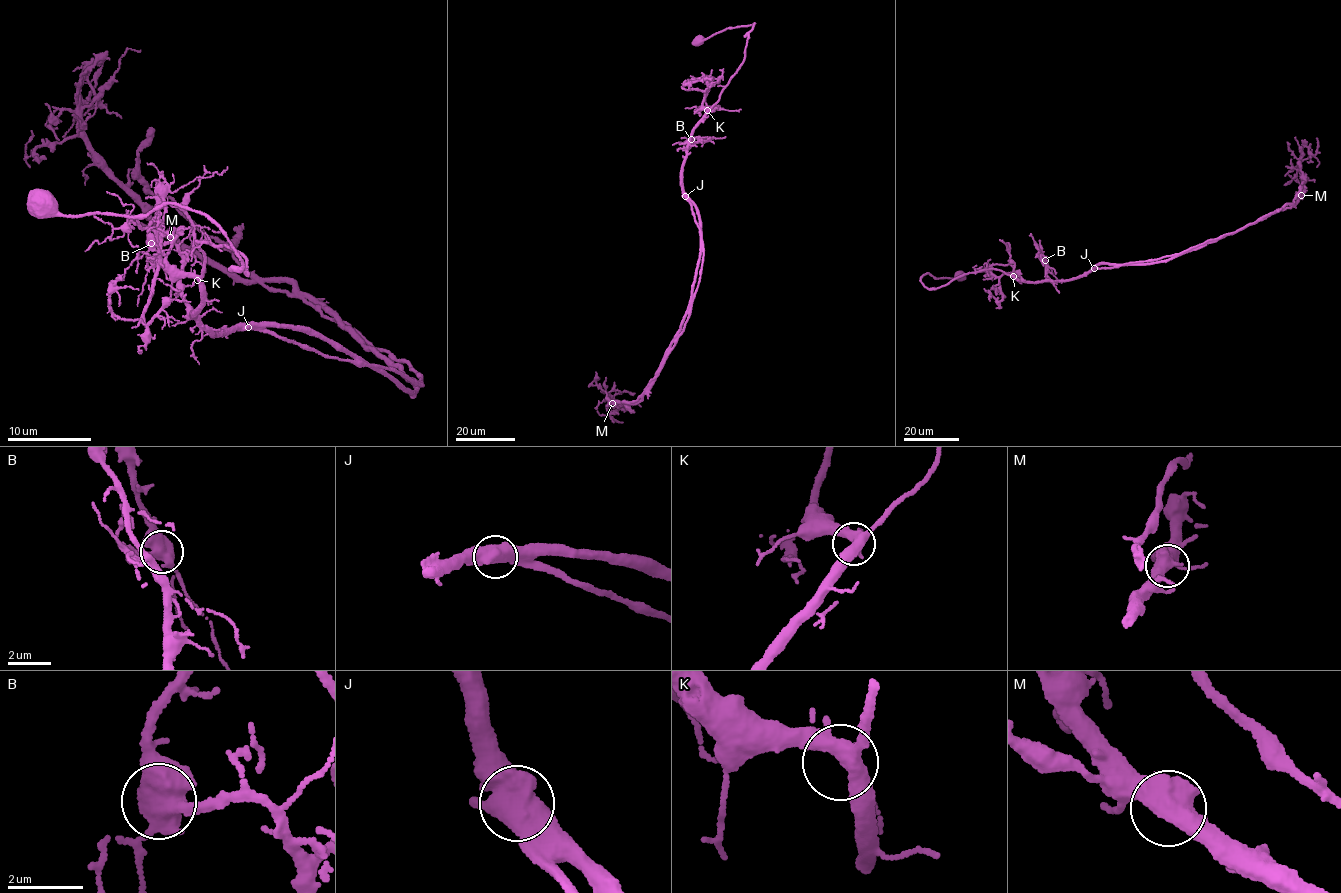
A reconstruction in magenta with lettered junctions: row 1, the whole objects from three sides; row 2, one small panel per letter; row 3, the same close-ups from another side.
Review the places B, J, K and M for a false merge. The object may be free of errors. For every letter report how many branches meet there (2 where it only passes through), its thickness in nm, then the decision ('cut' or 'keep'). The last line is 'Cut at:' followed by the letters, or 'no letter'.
B: 3 | 550 nm | keep
J: 3 | 600 nm | cut
K: 3 | 420 nm | keep
M: 2 | 600 nm | keep
Cut at: J

